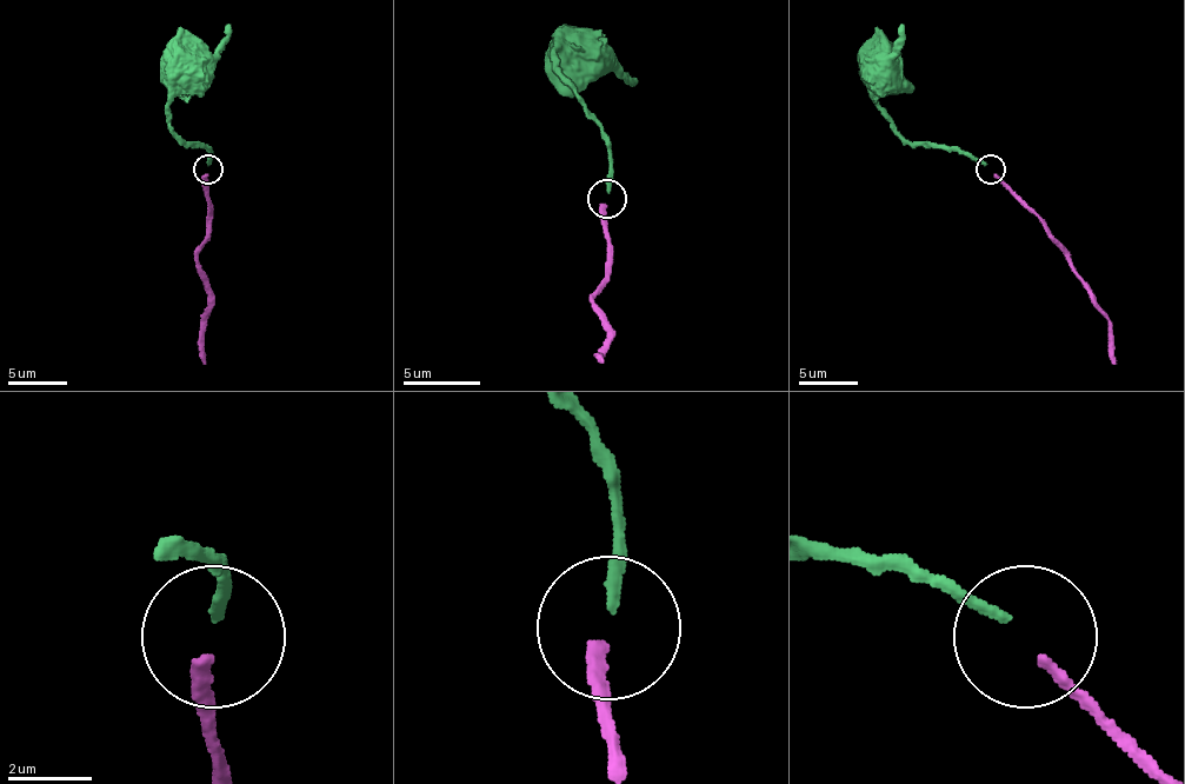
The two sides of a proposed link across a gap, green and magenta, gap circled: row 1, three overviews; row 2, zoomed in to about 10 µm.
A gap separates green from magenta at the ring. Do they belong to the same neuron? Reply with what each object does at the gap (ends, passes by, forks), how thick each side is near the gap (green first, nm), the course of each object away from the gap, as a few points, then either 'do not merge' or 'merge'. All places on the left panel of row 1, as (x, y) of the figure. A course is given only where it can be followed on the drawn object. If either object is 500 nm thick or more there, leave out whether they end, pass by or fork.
green ends | magenta ends | 240/280 nm | green via (208, 165), (208, 150), (185, 144), (171, 130), (171, 77), (182, 67) | magenta via (206, 173), (208, 240), (197, 252), (208, 293), (208, 314), (202, 320), (206, 364) | do not merge

